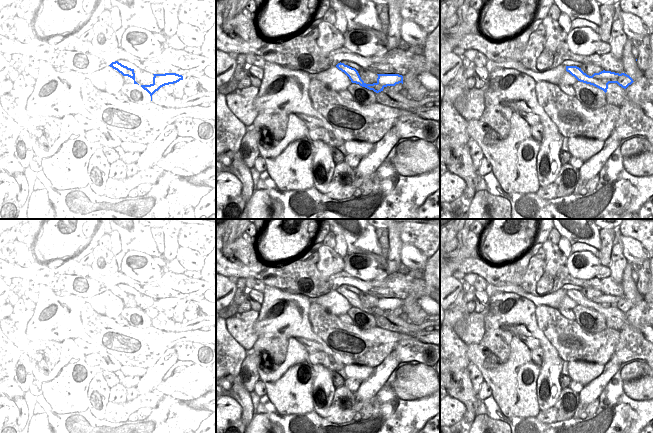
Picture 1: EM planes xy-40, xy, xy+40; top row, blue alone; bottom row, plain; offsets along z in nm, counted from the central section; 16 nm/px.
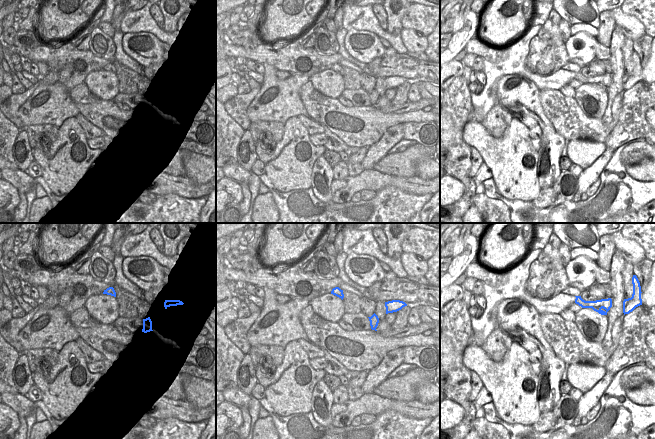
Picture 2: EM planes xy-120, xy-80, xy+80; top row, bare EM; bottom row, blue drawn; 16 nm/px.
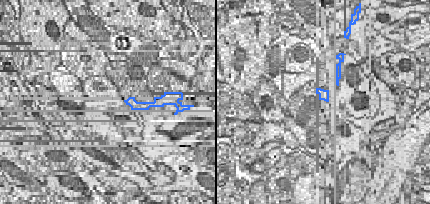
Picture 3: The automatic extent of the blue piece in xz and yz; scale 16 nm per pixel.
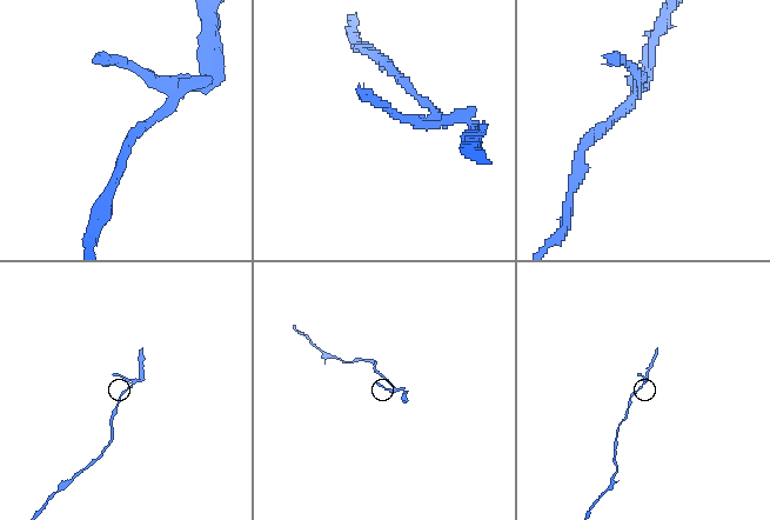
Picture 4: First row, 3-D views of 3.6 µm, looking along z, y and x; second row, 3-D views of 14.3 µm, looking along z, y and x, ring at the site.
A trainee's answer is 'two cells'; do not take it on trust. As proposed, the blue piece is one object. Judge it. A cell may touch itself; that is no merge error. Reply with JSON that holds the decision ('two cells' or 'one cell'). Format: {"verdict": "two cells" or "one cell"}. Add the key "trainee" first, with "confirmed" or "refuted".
{"trainee": "confirmed", "verdict": "two cells"}

